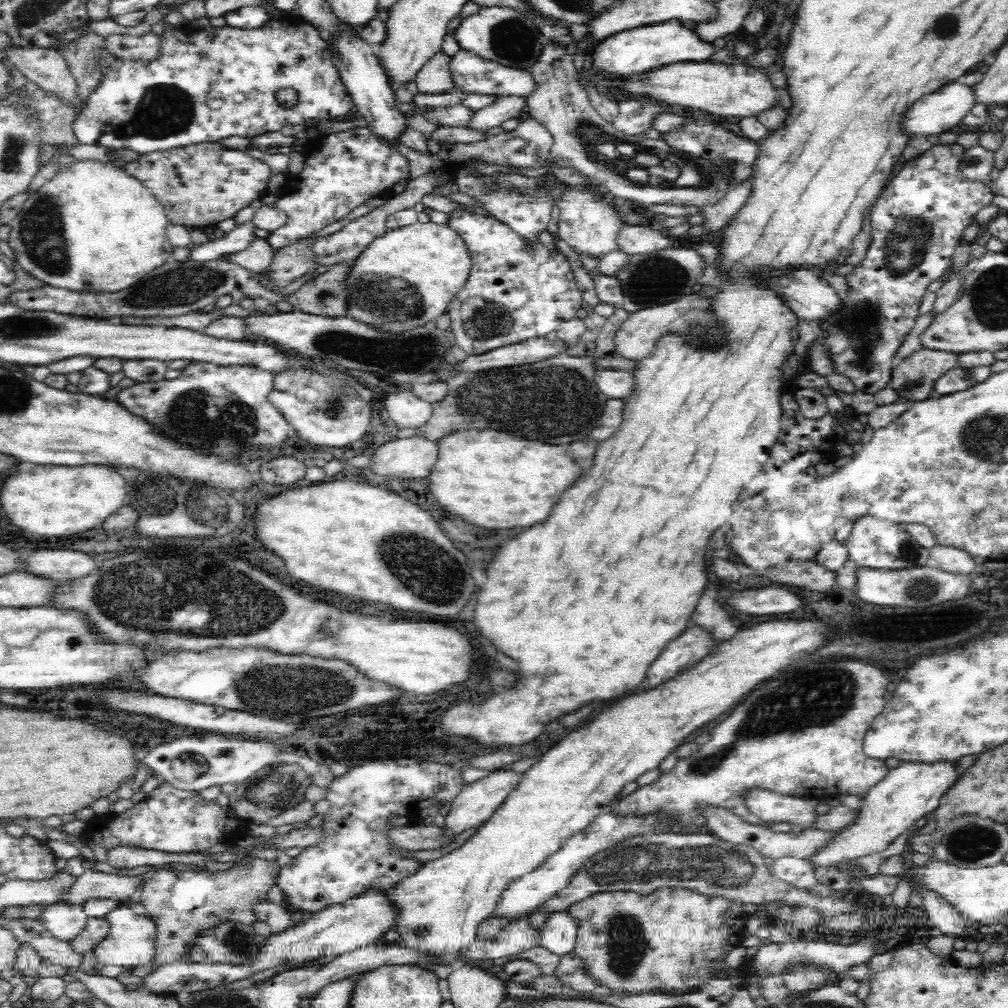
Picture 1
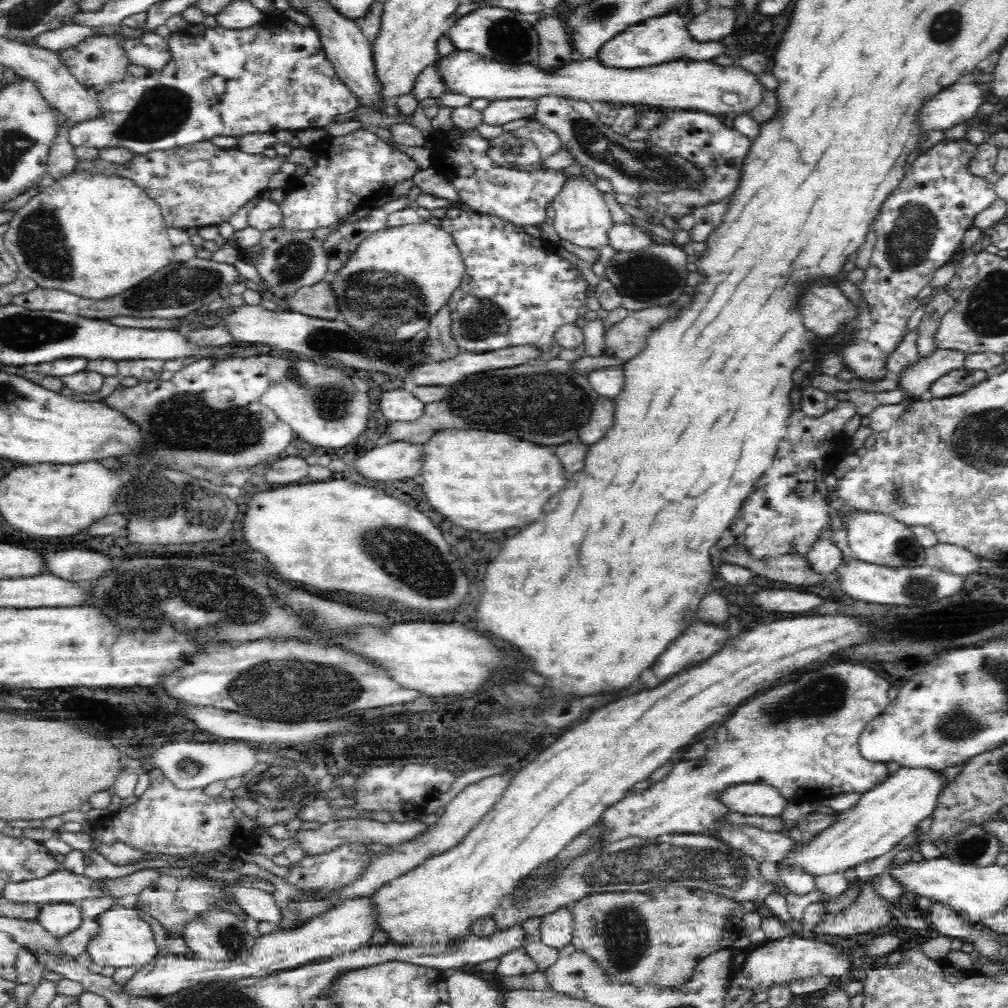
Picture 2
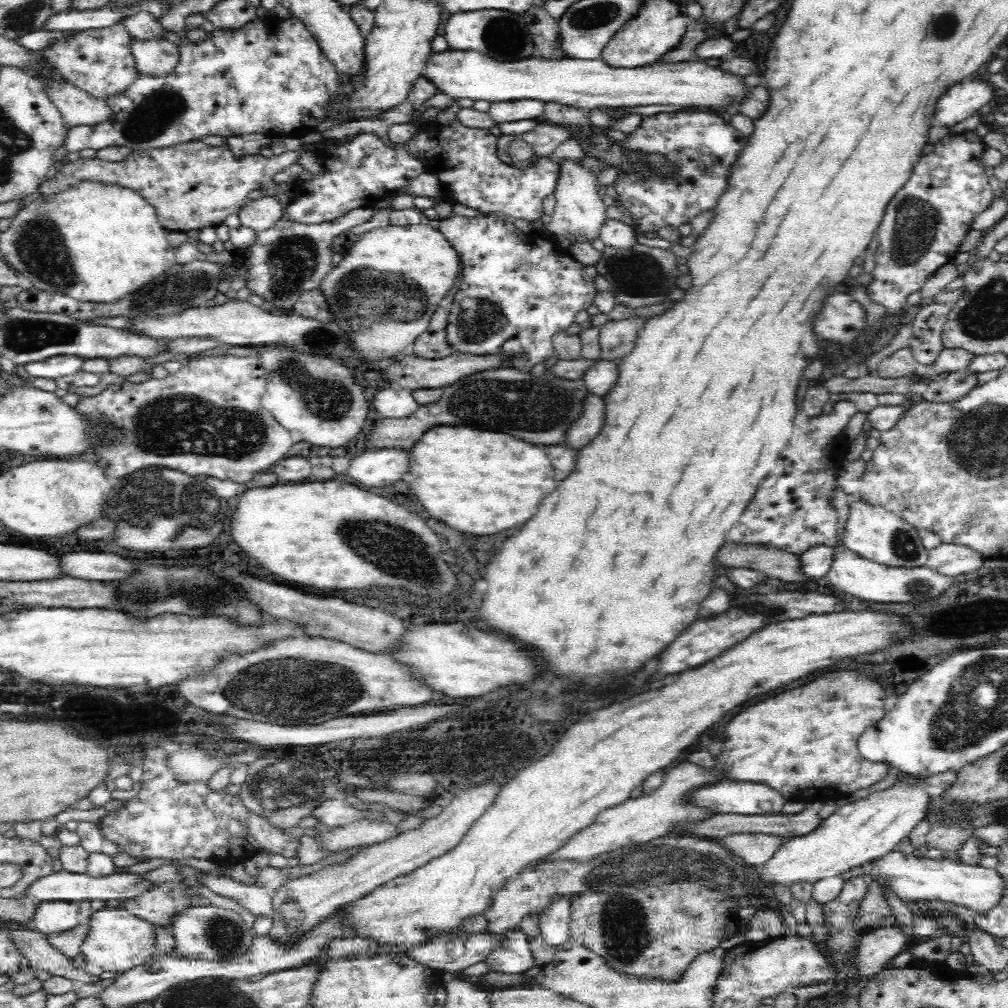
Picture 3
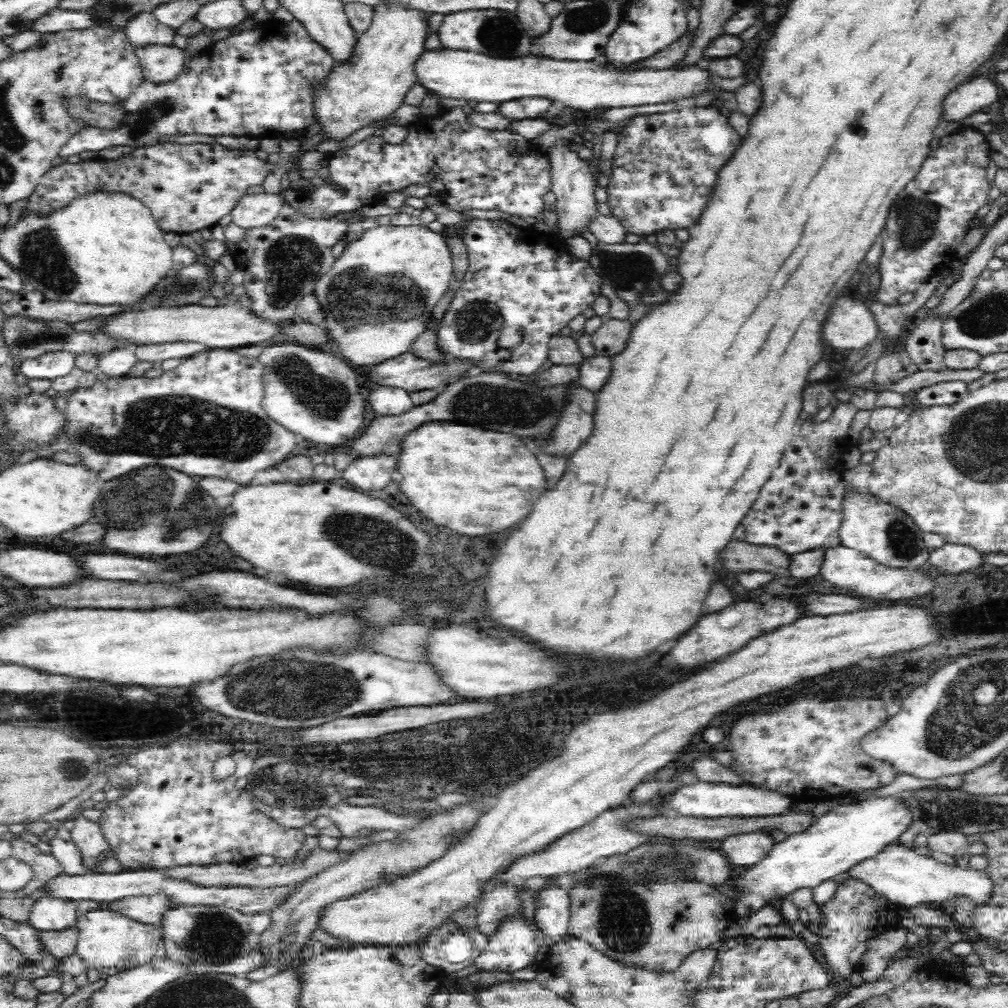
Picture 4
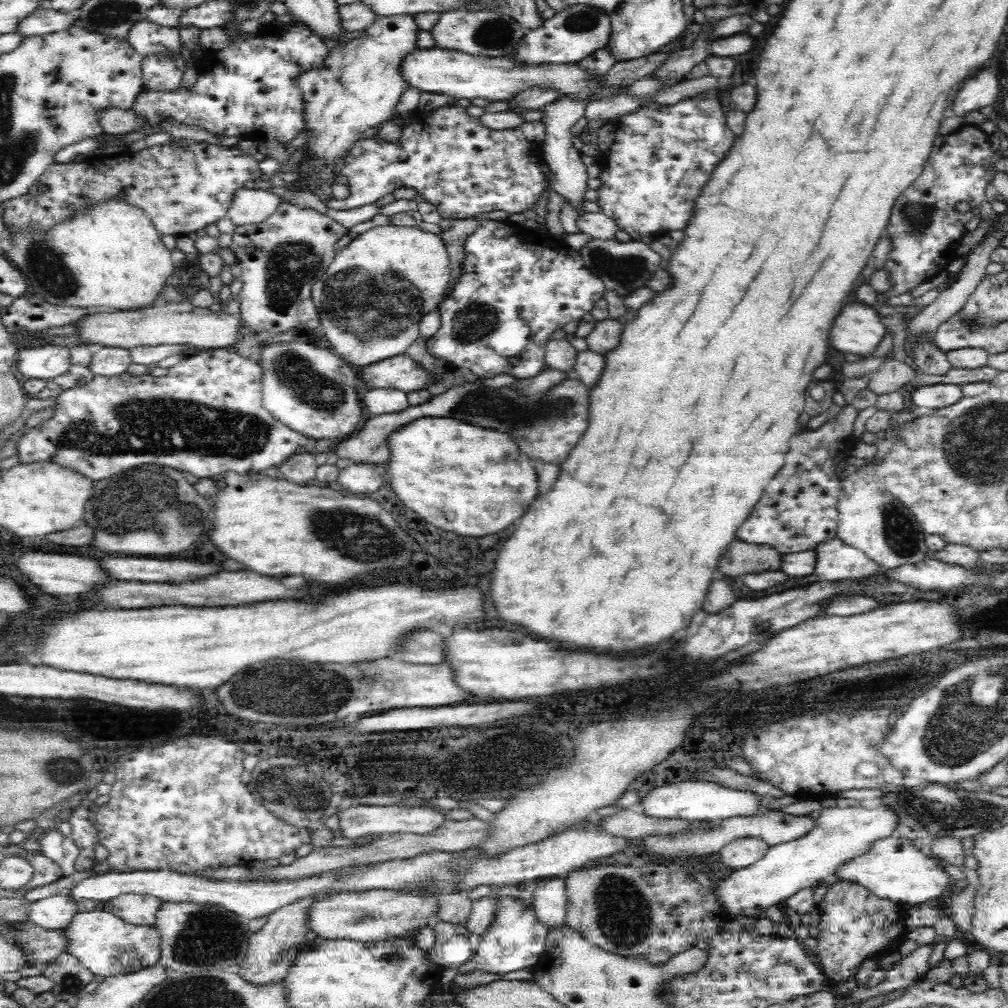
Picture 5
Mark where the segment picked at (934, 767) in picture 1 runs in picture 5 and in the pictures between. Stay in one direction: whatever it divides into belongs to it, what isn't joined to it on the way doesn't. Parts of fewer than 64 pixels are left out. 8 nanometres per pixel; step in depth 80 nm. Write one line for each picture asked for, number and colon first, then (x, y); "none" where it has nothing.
2: (884, 815)
3: (872, 827)
4: (847, 835)
5: (839, 835)

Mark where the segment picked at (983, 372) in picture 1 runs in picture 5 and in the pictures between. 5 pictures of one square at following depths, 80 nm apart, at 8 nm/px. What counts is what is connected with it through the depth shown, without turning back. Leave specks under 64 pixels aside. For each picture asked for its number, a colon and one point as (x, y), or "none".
2: (957, 381)
3: (954, 385)
4: (945, 393)
5: (925, 398)

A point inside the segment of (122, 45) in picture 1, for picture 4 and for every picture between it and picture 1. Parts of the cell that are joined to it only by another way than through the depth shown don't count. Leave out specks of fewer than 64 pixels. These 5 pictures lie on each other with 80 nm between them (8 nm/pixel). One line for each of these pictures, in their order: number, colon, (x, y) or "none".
2: (149, 50)
3: (156, 57)
4: (159, 63)

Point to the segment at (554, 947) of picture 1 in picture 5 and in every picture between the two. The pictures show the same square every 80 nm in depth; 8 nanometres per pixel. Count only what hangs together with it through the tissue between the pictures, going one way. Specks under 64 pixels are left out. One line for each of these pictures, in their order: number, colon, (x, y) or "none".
2: (556, 929)
3: (554, 923)
4: (552, 913)
5: (549, 903)

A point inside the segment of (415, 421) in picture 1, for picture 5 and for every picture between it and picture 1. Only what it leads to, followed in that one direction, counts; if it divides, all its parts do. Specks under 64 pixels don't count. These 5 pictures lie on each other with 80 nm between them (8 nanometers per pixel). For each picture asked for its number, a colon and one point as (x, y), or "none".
2: (397, 405)
3: (391, 403)
4: (387, 401)
5: (379, 401)

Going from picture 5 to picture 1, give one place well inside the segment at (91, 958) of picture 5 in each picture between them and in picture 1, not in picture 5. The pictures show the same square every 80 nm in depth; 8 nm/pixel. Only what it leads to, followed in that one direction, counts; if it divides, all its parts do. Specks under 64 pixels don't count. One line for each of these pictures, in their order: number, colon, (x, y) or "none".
1: (131, 941)
2: (125, 939)
3: (119, 940)
4: (112, 942)

